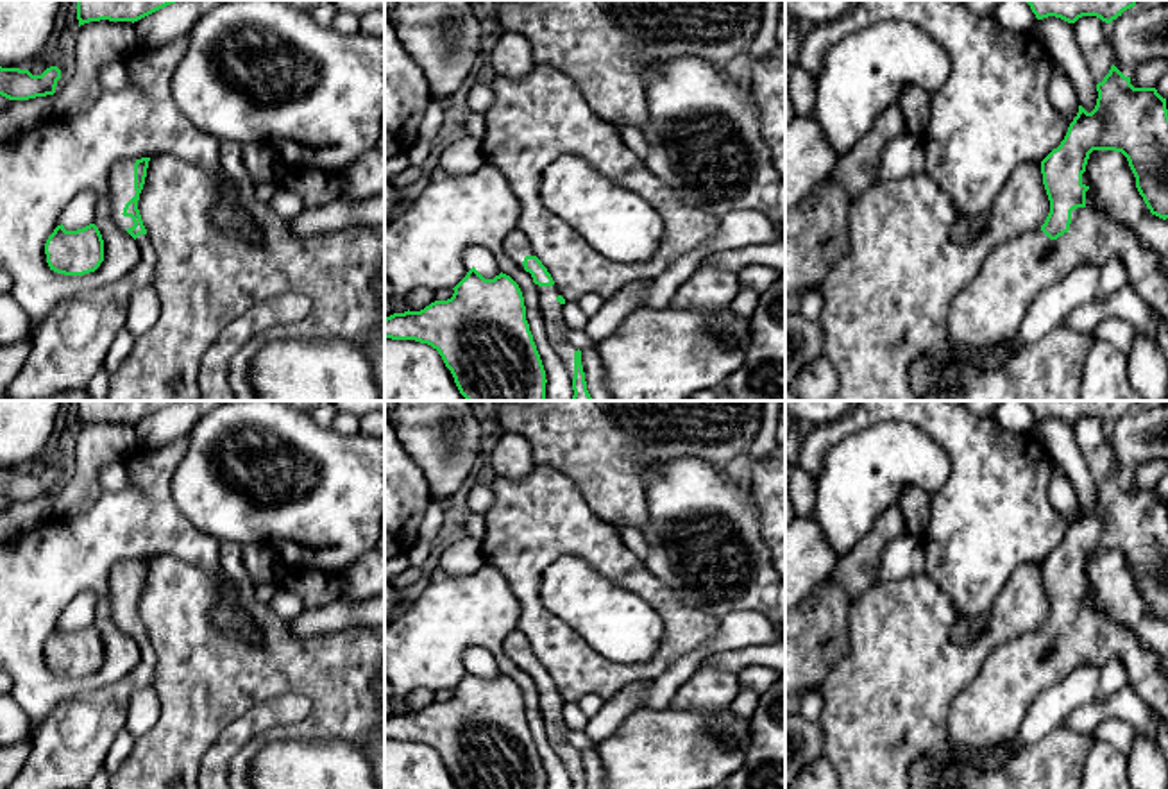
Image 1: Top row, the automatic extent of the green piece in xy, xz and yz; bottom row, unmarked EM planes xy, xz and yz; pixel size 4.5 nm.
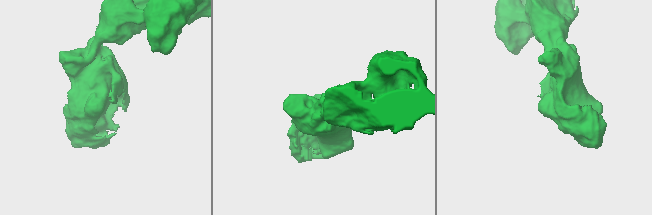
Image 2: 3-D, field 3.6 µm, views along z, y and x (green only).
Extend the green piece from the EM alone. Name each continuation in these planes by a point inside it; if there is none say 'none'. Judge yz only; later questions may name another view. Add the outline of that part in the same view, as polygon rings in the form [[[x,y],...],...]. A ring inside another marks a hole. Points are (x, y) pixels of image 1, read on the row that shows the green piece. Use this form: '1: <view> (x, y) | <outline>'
1: yz (990, 310) | [[[1086,172],[1082,174],[1082,184],[1089,188],[1086,191],[1086,206],[1071,211],[1068,233],[1050,240],[1039,227],[1000,243],[986,258],[978,276],[952,299],[946,331],[952,349],[957,352],[955,363],[1014,340],[1028,308],[1043,288],[1059,283],[1082,263],[1102,268],[1111,258],[1118,258],[1123,263],[1127,284],[1168,326],[1168,277],[1161,272],[1157,254],[1147,250],[1127,224],[1111,218],[1095,202]]]

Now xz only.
1: xz (551, 310) | [[[538,286],[538,304],[544,327],[547,333],[549,345],[560,356],[563,367],[567,369],[571,379],[574,378],[574,352],[578,351],[567,340],[567,327],[563,324],[563,306],[556,301],[560,295],[558,286]]]

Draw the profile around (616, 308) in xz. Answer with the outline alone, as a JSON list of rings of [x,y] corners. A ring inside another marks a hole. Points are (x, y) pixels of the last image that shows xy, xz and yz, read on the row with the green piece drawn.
[[[653,279],[630,283],[615,295],[605,299],[603,308],[588,317],[588,322],[583,327],[587,336],[594,344],[610,336],[633,310],[642,306],[642,299],[651,283]]]

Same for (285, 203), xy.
[[[279,184],[275,195],[268,202],[268,208],[279,215],[281,218],[292,220],[299,213],[302,213],[306,204],[300,200],[300,197],[288,190],[286,186]]]

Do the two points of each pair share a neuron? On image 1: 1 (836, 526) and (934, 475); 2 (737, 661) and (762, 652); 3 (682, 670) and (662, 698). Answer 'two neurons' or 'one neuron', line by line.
1: one neuron
2: one neuron
3: one neuron

